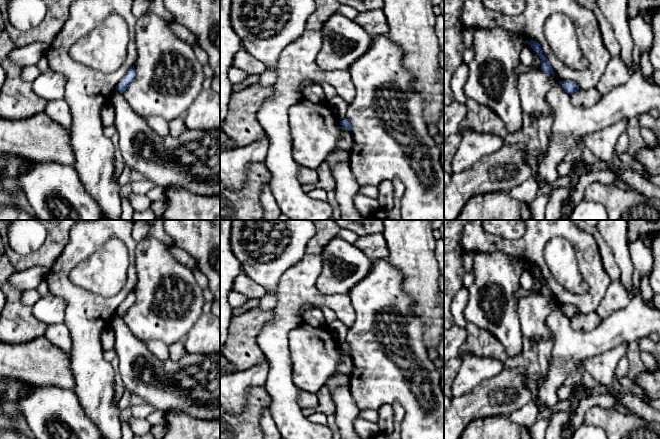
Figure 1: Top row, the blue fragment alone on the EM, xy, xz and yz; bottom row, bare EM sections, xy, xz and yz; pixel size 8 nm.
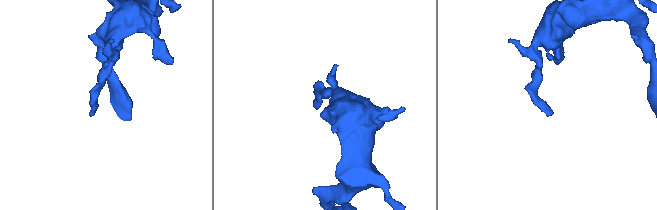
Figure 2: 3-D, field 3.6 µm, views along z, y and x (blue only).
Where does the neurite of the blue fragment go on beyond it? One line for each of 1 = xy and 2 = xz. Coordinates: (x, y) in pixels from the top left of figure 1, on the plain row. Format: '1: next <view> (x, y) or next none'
1: next none
2: next none

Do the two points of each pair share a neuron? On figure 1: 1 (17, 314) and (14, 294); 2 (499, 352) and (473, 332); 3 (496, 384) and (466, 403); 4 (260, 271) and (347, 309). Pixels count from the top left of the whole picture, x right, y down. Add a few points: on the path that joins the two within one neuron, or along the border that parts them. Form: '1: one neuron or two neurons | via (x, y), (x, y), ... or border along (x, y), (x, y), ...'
1: one neuron | via (14, 309), (14, 299)
2: one neuron | via (493, 348), (487, 346), (479, 338)
3: one neuron | via (489, 391), (477, 403), (473, 403)
4: two neurons | border along (295, 263), (280, 277), (275, 292)

